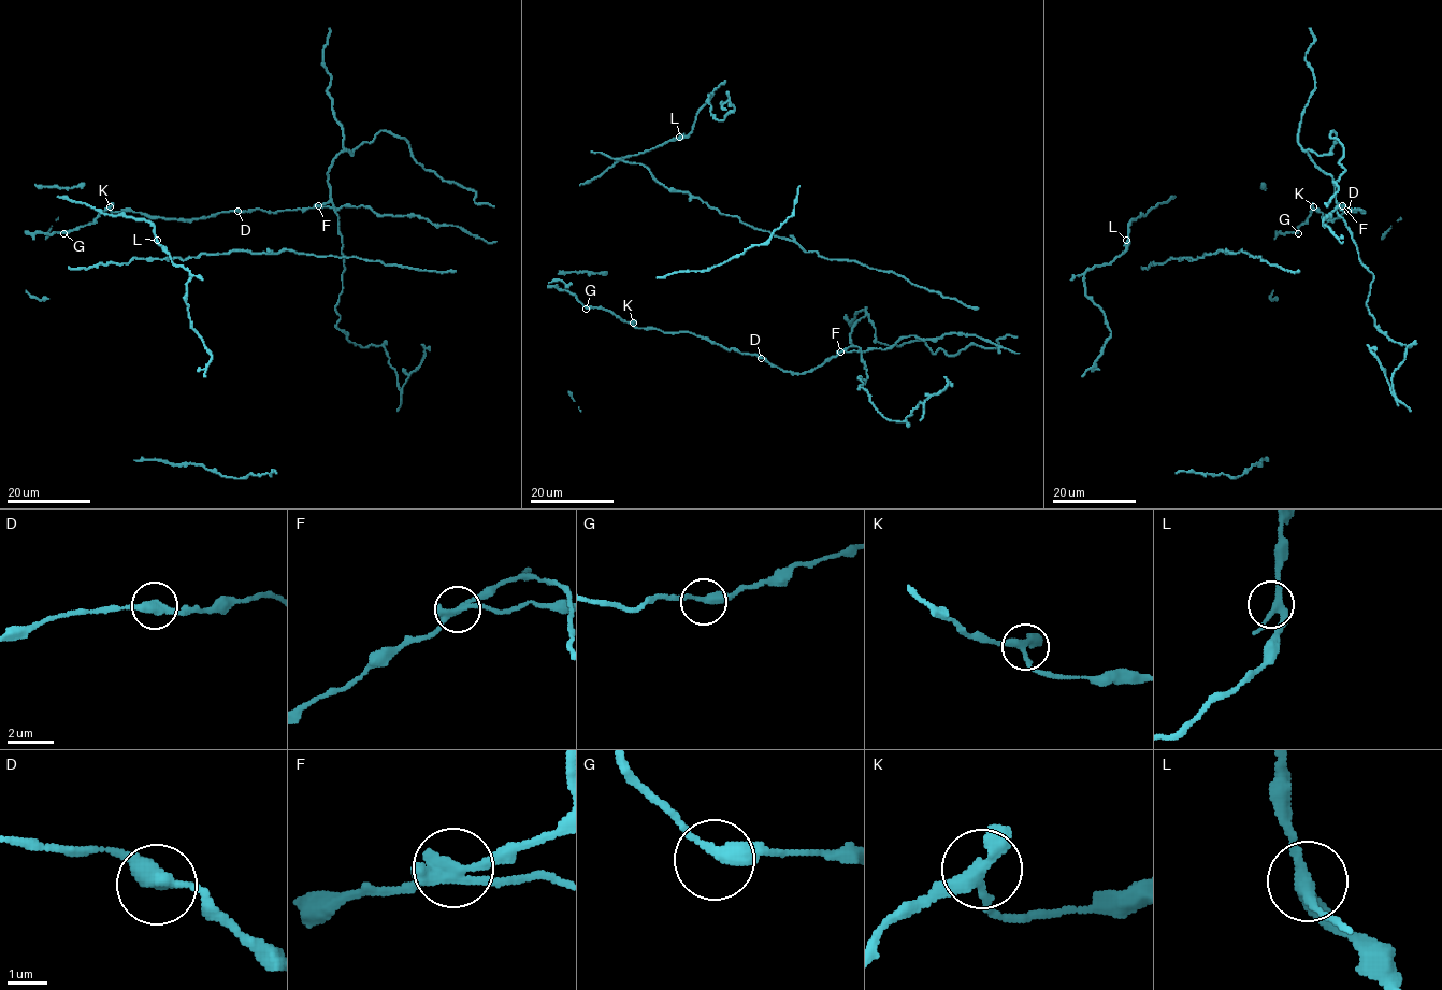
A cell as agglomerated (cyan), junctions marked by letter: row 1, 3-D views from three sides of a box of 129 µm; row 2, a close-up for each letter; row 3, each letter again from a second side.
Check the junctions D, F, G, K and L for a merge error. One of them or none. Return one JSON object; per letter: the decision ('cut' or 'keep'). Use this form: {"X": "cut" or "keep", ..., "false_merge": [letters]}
{"D": "keep", "F": "cut", "G": "keep", "K": "keep", "L": "keep", "false_merge": ["F"]}

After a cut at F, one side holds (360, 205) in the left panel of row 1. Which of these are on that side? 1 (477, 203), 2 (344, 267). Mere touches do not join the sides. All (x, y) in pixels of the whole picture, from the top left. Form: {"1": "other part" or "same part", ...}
{"1": "other part", "2": "other part"}

